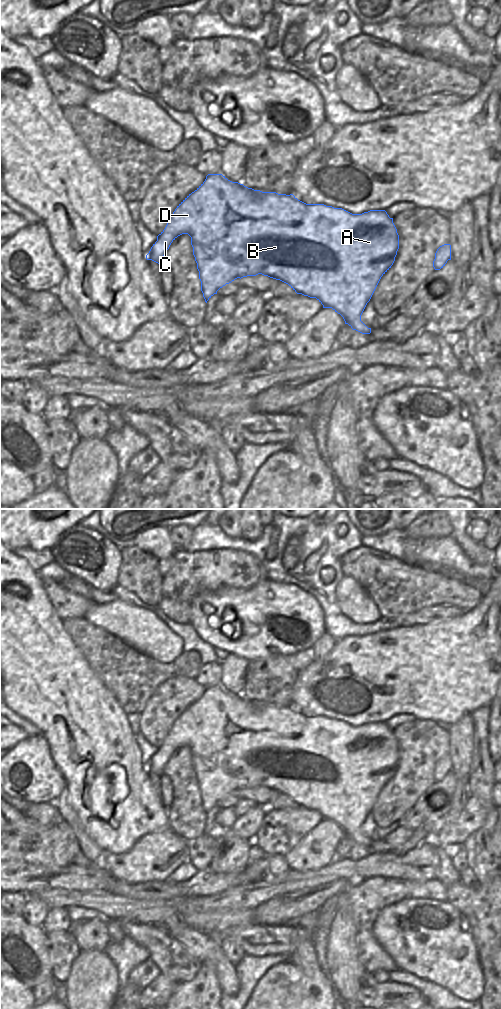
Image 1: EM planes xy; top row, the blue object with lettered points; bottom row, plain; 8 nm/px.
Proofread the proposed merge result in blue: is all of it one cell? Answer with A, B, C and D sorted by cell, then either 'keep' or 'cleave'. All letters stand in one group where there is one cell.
A B C D | keep

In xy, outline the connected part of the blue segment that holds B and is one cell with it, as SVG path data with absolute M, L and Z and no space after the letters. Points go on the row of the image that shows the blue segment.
M208 174L205 181L177 206L165 229L157 236L157 241L146 255L146 259L161 264L171 243L182 234L188 234L191 237L193 255L197 263L199 279L201 281L201 291L206 303L214 294L217 294L217 291L220 288L231 283L235 279L262 274L288 284L297 294L316 298L323 305L323 308L332 308L343 317L345 324L348 324L353 330L362 334L370 334L371 328L368 328L361 321L361 315L367 303L370 301L381 277L393 265L399 249L399 235L397 229L393 223L393 218L390 218L385 210L370 210L362 214L352 214L342 208L334 208L324 204L306 204L298 200L293 194L286 195L278 194L276 192L254 190L238 182L232 182L222 174Z

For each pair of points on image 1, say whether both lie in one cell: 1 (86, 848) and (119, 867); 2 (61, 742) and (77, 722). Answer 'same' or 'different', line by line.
1: different
2: same

